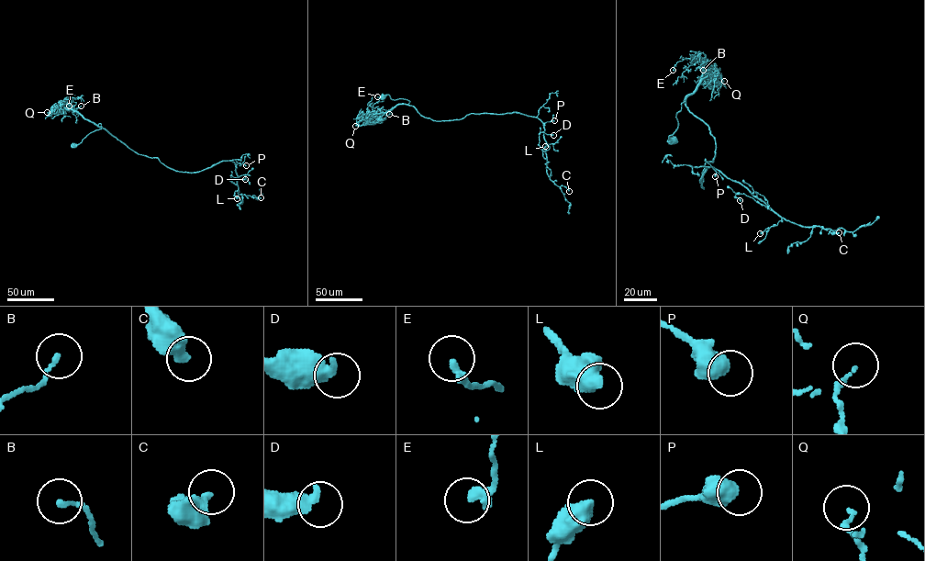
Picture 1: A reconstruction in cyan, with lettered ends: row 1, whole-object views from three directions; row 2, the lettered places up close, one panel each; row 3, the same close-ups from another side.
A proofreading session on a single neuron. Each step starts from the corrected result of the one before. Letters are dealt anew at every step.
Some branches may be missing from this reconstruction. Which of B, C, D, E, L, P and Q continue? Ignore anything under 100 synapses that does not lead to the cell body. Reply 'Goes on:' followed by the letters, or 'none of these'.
Goes on: none of these

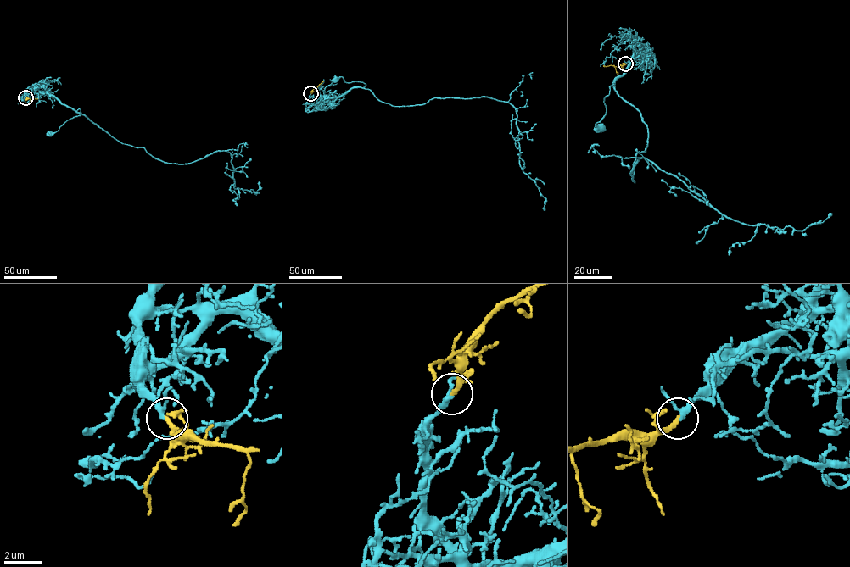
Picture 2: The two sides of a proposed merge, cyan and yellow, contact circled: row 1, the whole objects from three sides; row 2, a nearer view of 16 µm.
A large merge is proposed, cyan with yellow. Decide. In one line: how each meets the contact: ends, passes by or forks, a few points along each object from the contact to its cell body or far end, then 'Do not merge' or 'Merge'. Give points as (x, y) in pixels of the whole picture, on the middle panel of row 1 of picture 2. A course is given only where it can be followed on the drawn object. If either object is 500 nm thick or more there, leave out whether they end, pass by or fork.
At the ring cyan passes by. At the ring yellow ends. Course of cyan: (310, 94), (310, 102), (316, 103), (366, 85), (346, 82), (342, 77), (334, 79). Course of yellow: (310, 94), (323, 80). Merge

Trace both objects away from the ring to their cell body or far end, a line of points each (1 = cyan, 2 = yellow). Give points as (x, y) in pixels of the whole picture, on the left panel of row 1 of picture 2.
1: (25, 97), (27, 91), (46, 93), (81, 110), (81, 114), (49, 134)
2: (25, 97), (38, 98)

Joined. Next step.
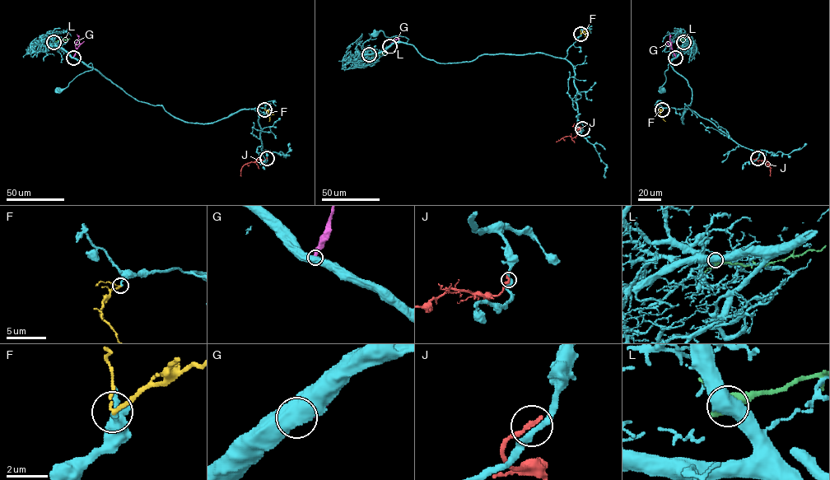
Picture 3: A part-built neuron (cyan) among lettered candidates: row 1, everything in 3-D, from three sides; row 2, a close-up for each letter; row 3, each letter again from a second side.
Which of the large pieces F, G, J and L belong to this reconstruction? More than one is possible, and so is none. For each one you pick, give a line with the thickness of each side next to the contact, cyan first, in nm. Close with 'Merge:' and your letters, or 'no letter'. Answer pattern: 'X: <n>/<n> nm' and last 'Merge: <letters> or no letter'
Merge: no letter

